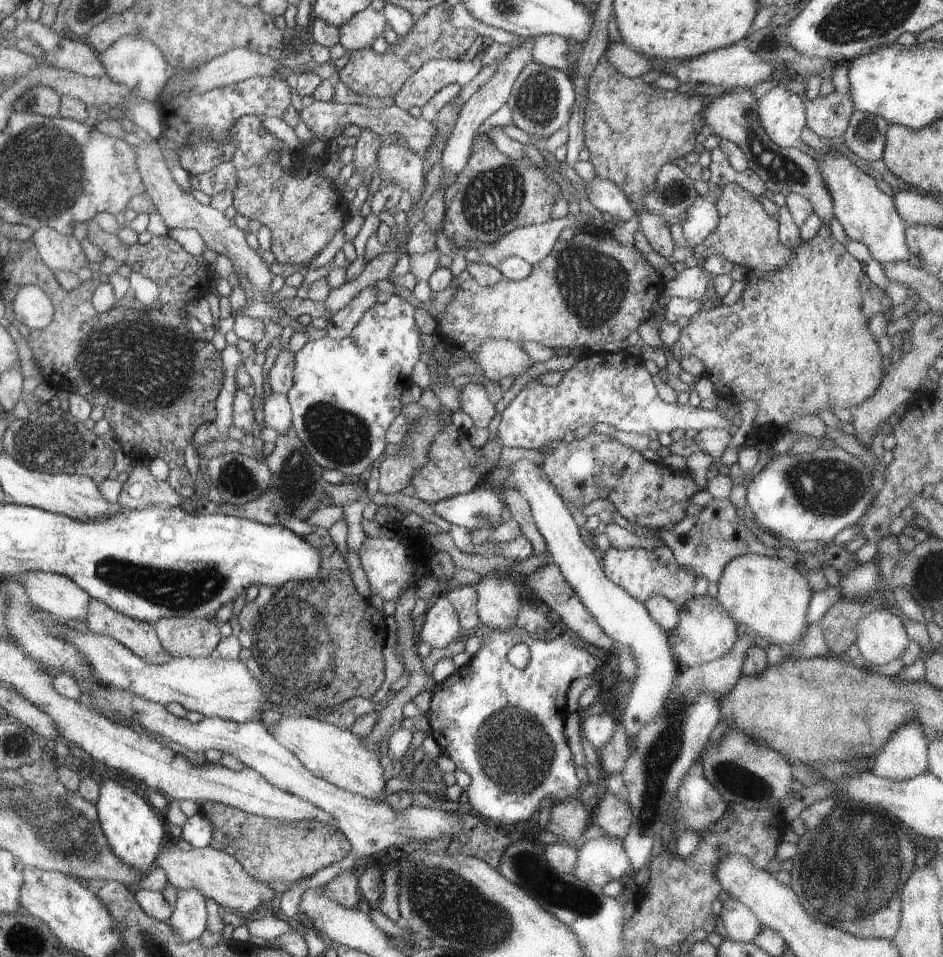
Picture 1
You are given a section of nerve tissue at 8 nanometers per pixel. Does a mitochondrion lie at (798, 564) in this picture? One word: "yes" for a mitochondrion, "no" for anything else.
no

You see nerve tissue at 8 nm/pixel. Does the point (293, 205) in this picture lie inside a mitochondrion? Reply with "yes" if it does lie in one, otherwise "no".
yes

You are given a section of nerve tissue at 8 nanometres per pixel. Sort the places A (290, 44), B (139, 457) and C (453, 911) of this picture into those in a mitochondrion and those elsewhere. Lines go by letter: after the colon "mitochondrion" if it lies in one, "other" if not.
A: other
B: other
C: mitochondrion

